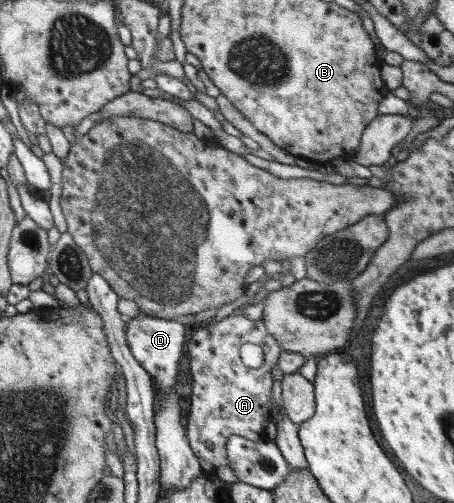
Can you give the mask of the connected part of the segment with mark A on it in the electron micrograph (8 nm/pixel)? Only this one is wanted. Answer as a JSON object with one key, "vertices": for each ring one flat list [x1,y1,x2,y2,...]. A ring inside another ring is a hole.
{"vertices":[[245,314,231,315,220,322,212,321,199,327,193,331,187,346,193,380,190,415,186,423,190,447,215,470,229,467,226,442,231,435,252,441,269,441,264,434,264,421,271,419,271,370,278,364,283,350,278,347,262,319,252,320],[244,343,254,343,264,349,264,366,258,369,244,367,240,361,240,345]]}

